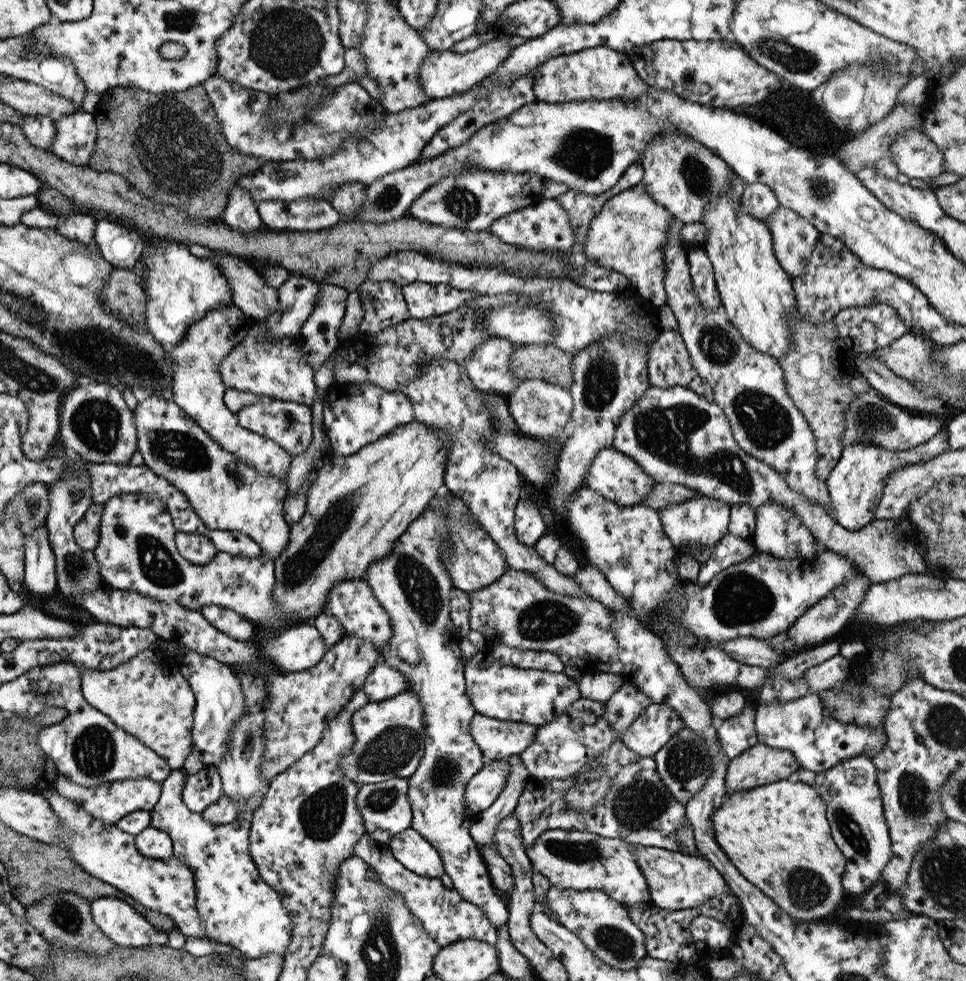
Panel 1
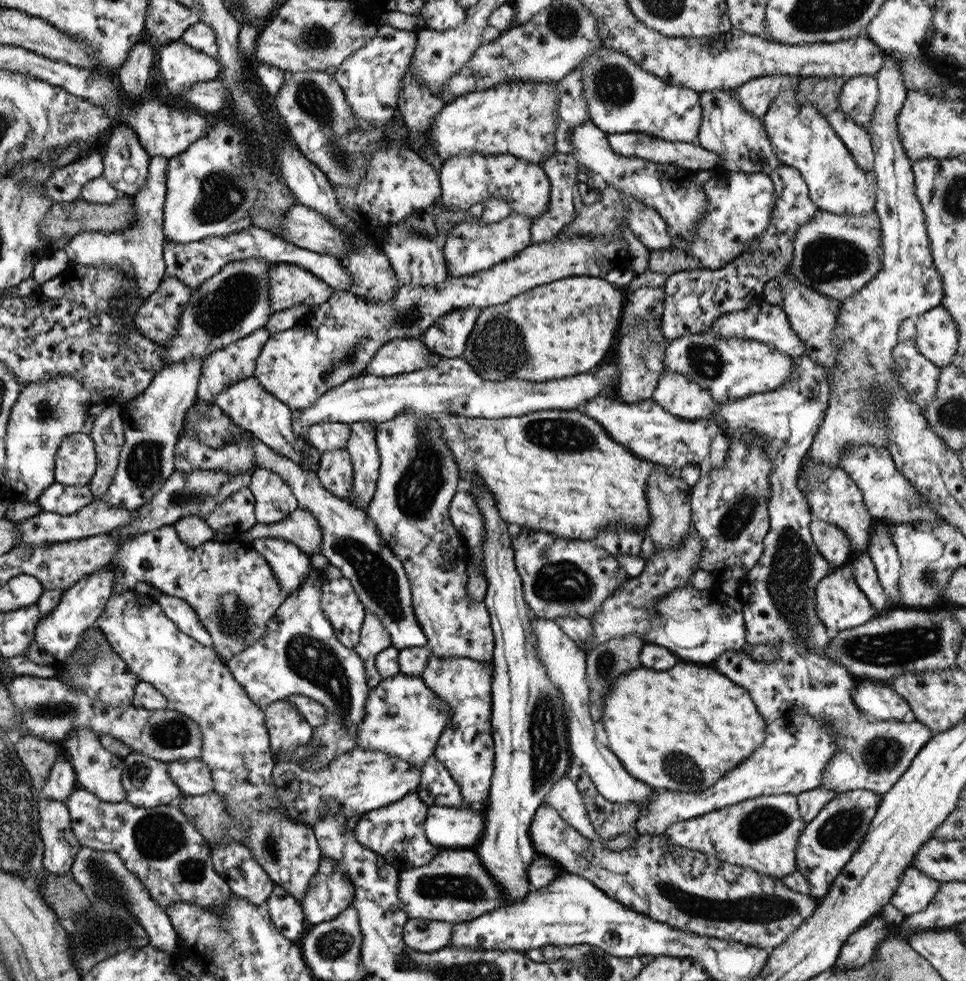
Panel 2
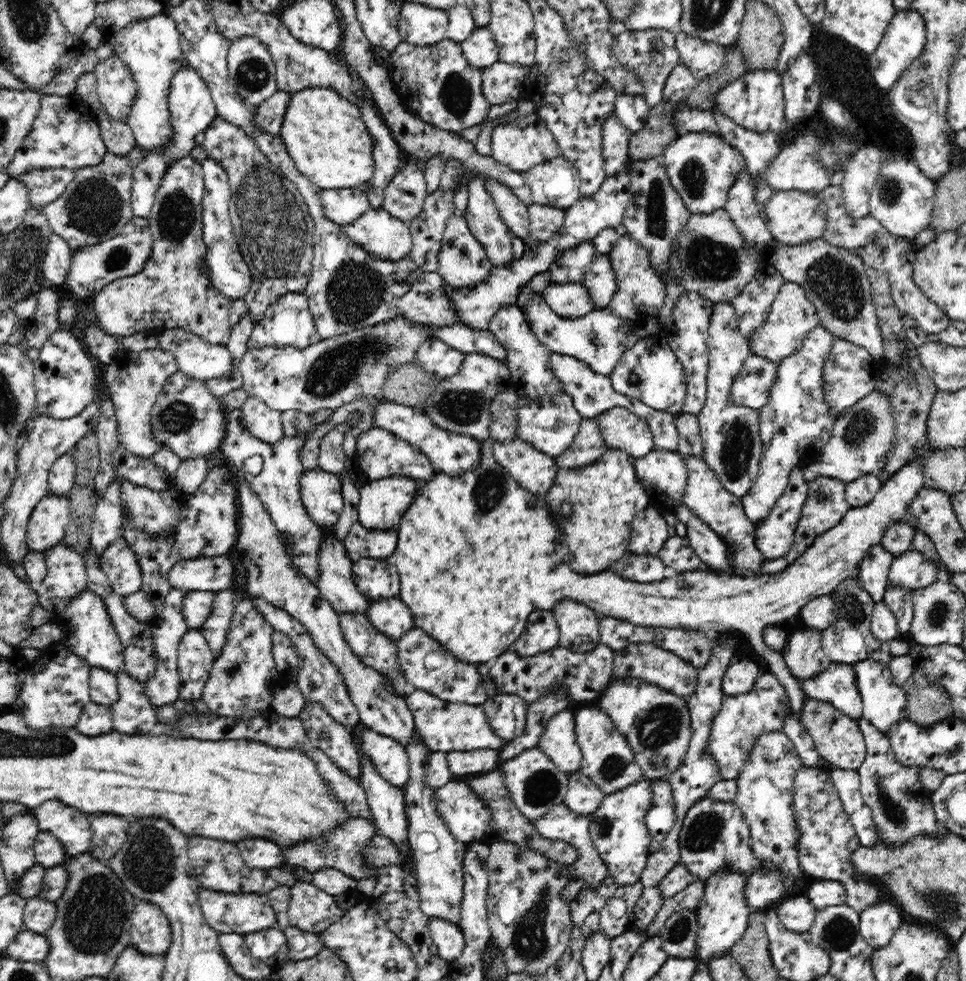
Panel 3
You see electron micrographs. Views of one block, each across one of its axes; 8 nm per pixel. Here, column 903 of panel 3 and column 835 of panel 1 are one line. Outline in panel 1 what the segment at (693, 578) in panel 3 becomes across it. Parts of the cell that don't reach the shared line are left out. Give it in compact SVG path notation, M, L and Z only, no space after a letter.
M941 430L926 443L907 451L882 450L866 443L843 447L837 464L833 466L824 483L829 496L830 512L840 531L857 532L874 520L874 511L879 505L885 477L893 470L917 462L924 462L948 451L948 431Z

